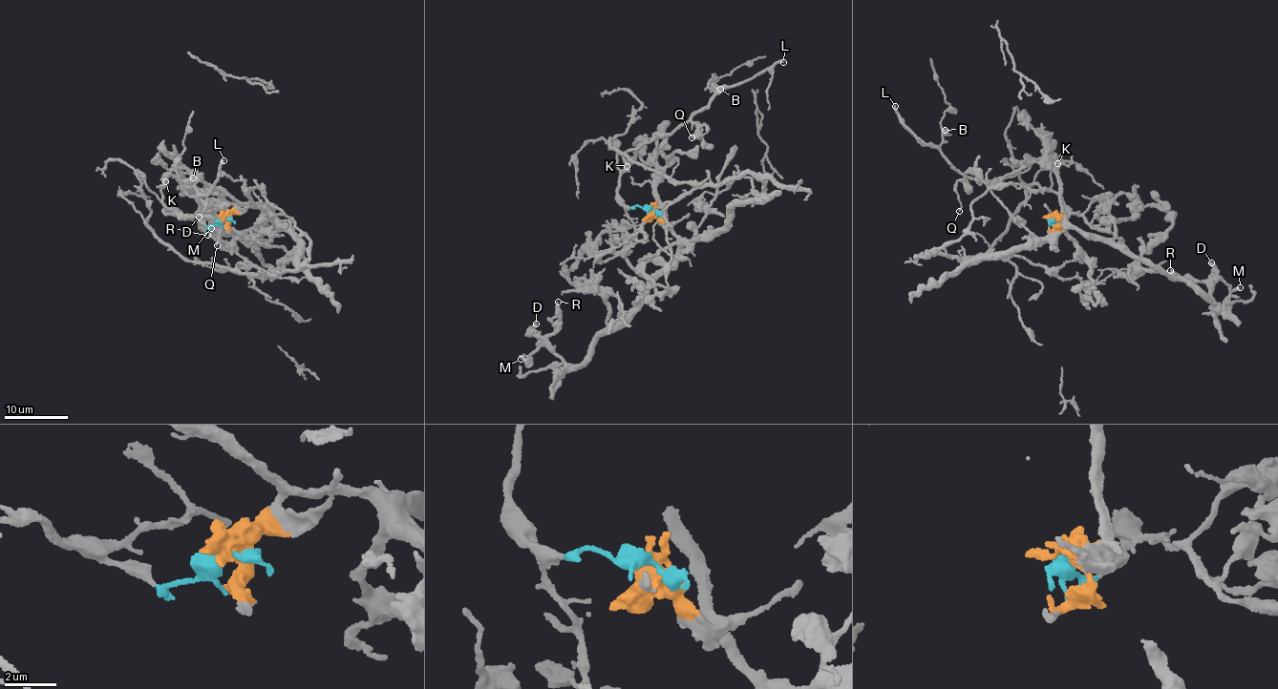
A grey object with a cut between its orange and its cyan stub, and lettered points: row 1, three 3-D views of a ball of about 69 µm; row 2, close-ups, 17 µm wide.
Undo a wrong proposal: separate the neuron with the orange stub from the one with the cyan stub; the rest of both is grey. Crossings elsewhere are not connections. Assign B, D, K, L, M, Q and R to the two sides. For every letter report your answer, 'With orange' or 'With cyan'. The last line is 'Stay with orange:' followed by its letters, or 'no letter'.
B: With cyan
D: With orange
K: With cyan
L: With cyan
M: With orange
Q: With cyan
R: With orange
Stay with orange: D, M, R

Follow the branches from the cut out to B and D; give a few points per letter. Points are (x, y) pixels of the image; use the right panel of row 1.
B: (1054, 219), (1058, 223), (1067, 216), (1057, 194), (1034, 184), (975, 180), (948, 162), (940, 151), (945, 130)
D: (1054, 219), (1063, 213), (1070, 225), (1188, 282), (1208, 299), (1213, 290), (1212, 281), (1217, 278), (1210, 261)

